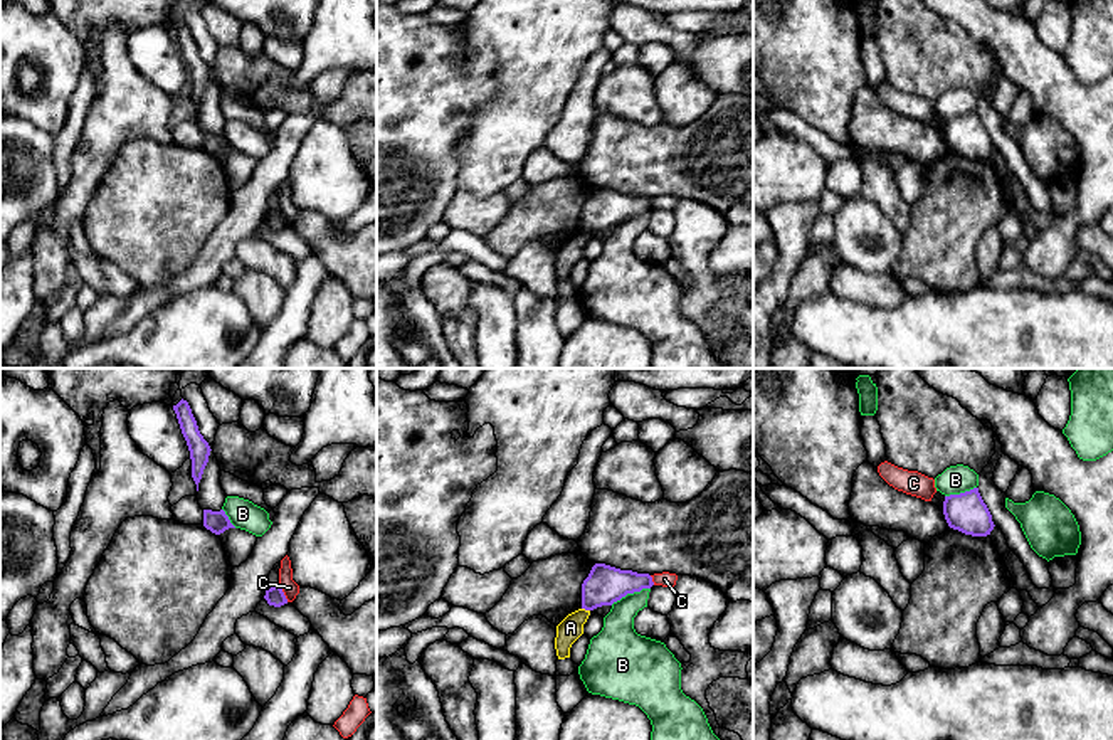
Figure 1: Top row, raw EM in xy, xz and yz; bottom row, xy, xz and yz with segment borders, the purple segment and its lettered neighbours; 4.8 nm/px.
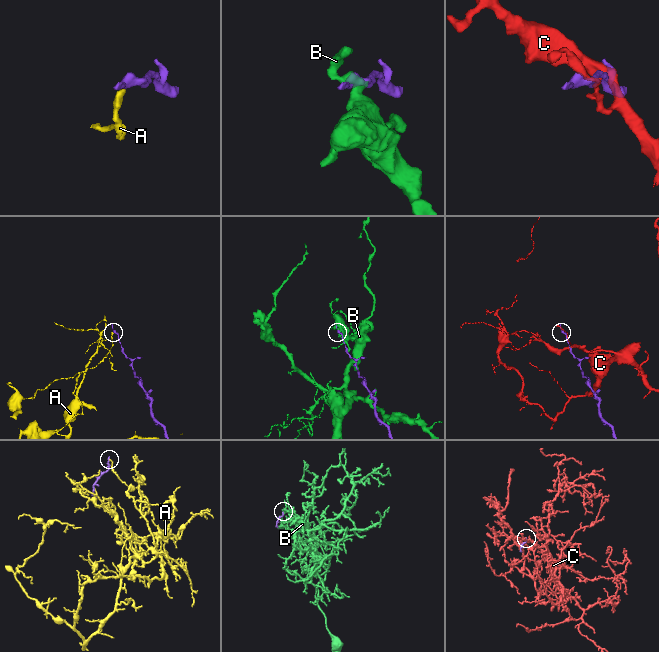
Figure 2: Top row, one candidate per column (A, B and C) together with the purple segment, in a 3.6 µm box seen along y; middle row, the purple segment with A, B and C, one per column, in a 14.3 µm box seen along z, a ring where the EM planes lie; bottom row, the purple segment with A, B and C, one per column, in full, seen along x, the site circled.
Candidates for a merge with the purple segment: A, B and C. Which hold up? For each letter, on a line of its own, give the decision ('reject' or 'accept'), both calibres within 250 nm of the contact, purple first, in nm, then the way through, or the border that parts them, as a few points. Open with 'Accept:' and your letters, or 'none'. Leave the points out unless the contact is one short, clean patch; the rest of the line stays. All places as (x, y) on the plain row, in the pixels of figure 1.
Accept: none
A: reject | 190/110 nm | along xz (582, 231), (589, 234)
B: reject | 190/200 nm
C: reject | 90/80 nm

